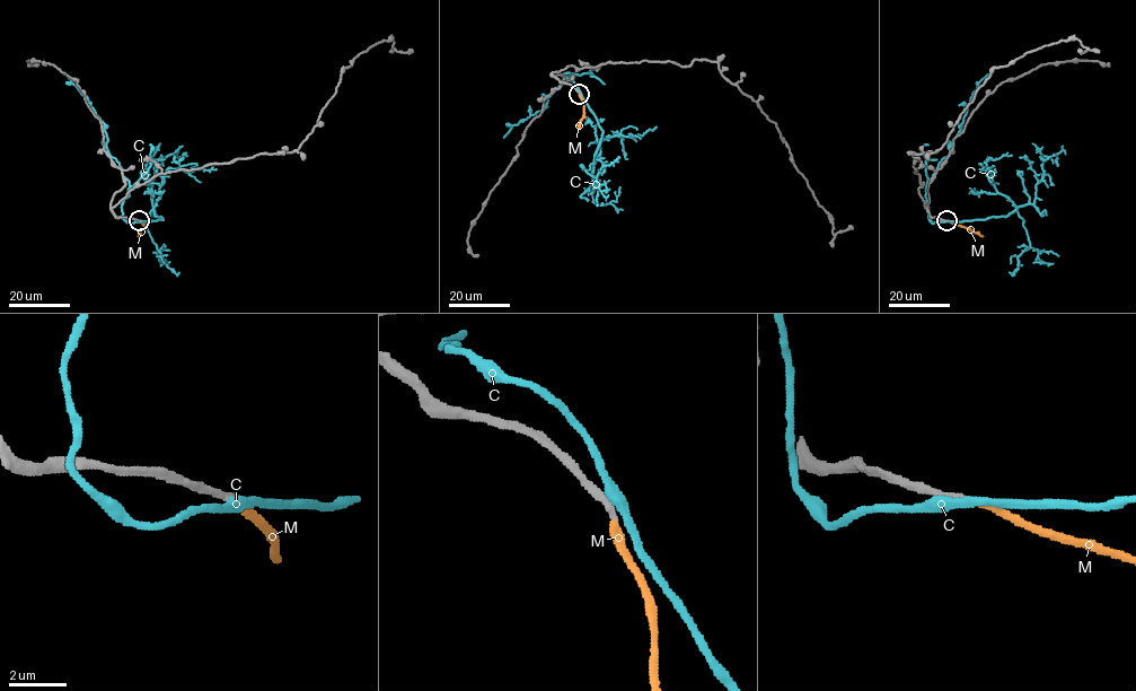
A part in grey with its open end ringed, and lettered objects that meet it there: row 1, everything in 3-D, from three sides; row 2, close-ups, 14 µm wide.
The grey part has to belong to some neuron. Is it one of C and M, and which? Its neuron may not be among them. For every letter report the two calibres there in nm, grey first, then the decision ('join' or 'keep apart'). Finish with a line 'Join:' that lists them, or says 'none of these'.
C: 340 nm thick on the grey side, 400 nm on the other; keep apart
M: 280 nm thick on the grey side, 240 nm on the other; join
Join: M

